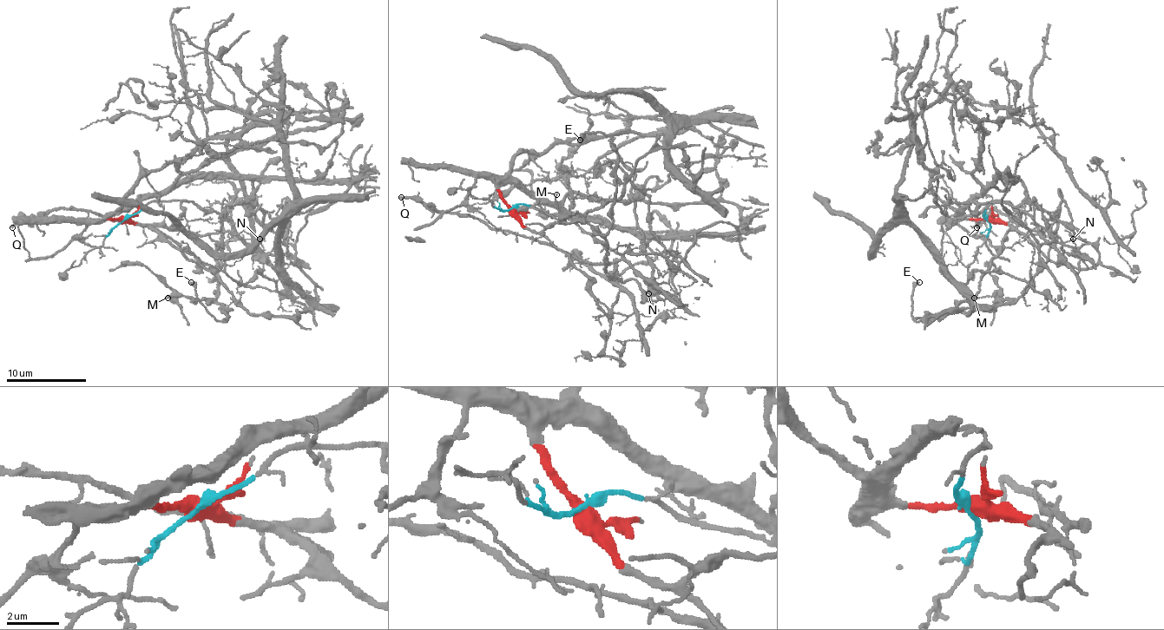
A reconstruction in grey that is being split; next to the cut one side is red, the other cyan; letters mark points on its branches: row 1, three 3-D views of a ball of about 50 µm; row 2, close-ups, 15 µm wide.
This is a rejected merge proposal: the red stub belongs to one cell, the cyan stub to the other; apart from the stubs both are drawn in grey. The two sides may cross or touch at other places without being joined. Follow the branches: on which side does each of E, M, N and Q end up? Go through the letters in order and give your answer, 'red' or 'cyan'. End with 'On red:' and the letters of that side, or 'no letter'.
E: red
M: red
N: cyan
Q: cyan
On red: E, M

